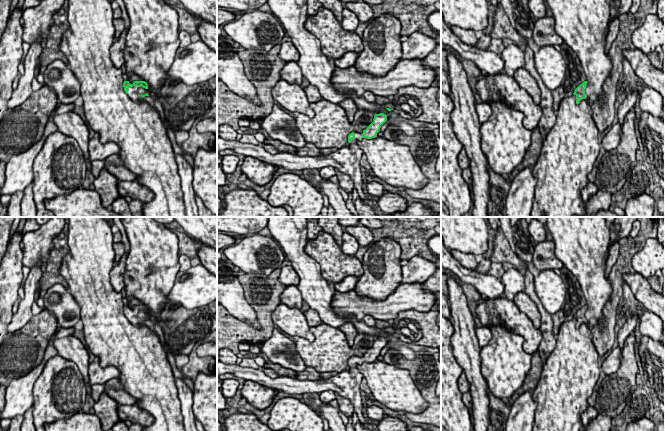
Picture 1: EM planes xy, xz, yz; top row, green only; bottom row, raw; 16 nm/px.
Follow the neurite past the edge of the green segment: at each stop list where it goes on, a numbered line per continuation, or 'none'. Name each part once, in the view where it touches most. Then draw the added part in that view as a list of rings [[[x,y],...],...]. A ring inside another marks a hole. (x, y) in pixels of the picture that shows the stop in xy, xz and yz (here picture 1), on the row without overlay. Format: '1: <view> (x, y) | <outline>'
1: xy (133, 318) | [[[135,310],[128,312],[128,318],[127,319],[129,320],[130,323],[132,323],[135,326],[142,323],[140,318],[138,317],[138,313],[139,313],[139,311],[135,311]]]

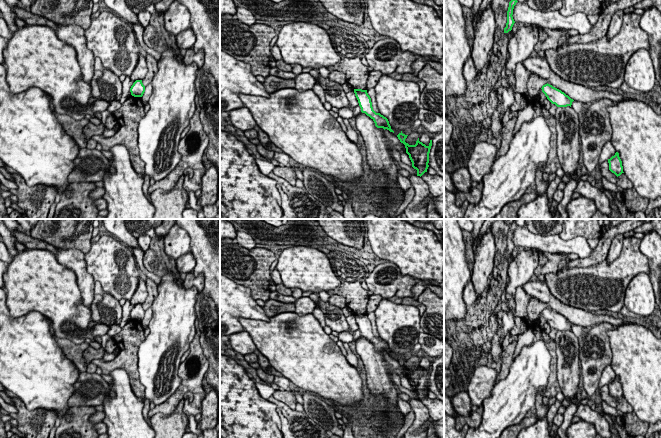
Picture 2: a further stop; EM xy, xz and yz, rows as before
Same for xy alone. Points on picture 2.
none

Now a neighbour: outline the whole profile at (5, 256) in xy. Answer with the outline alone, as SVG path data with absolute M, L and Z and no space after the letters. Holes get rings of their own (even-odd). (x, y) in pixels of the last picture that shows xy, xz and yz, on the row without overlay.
M0 241L0 260L6 264L12 261L12 257L6 247L6 245Z

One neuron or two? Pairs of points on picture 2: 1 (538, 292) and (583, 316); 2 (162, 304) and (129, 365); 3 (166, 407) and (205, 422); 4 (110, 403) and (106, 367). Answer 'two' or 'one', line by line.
1: one
2: two
3: two
4: two

